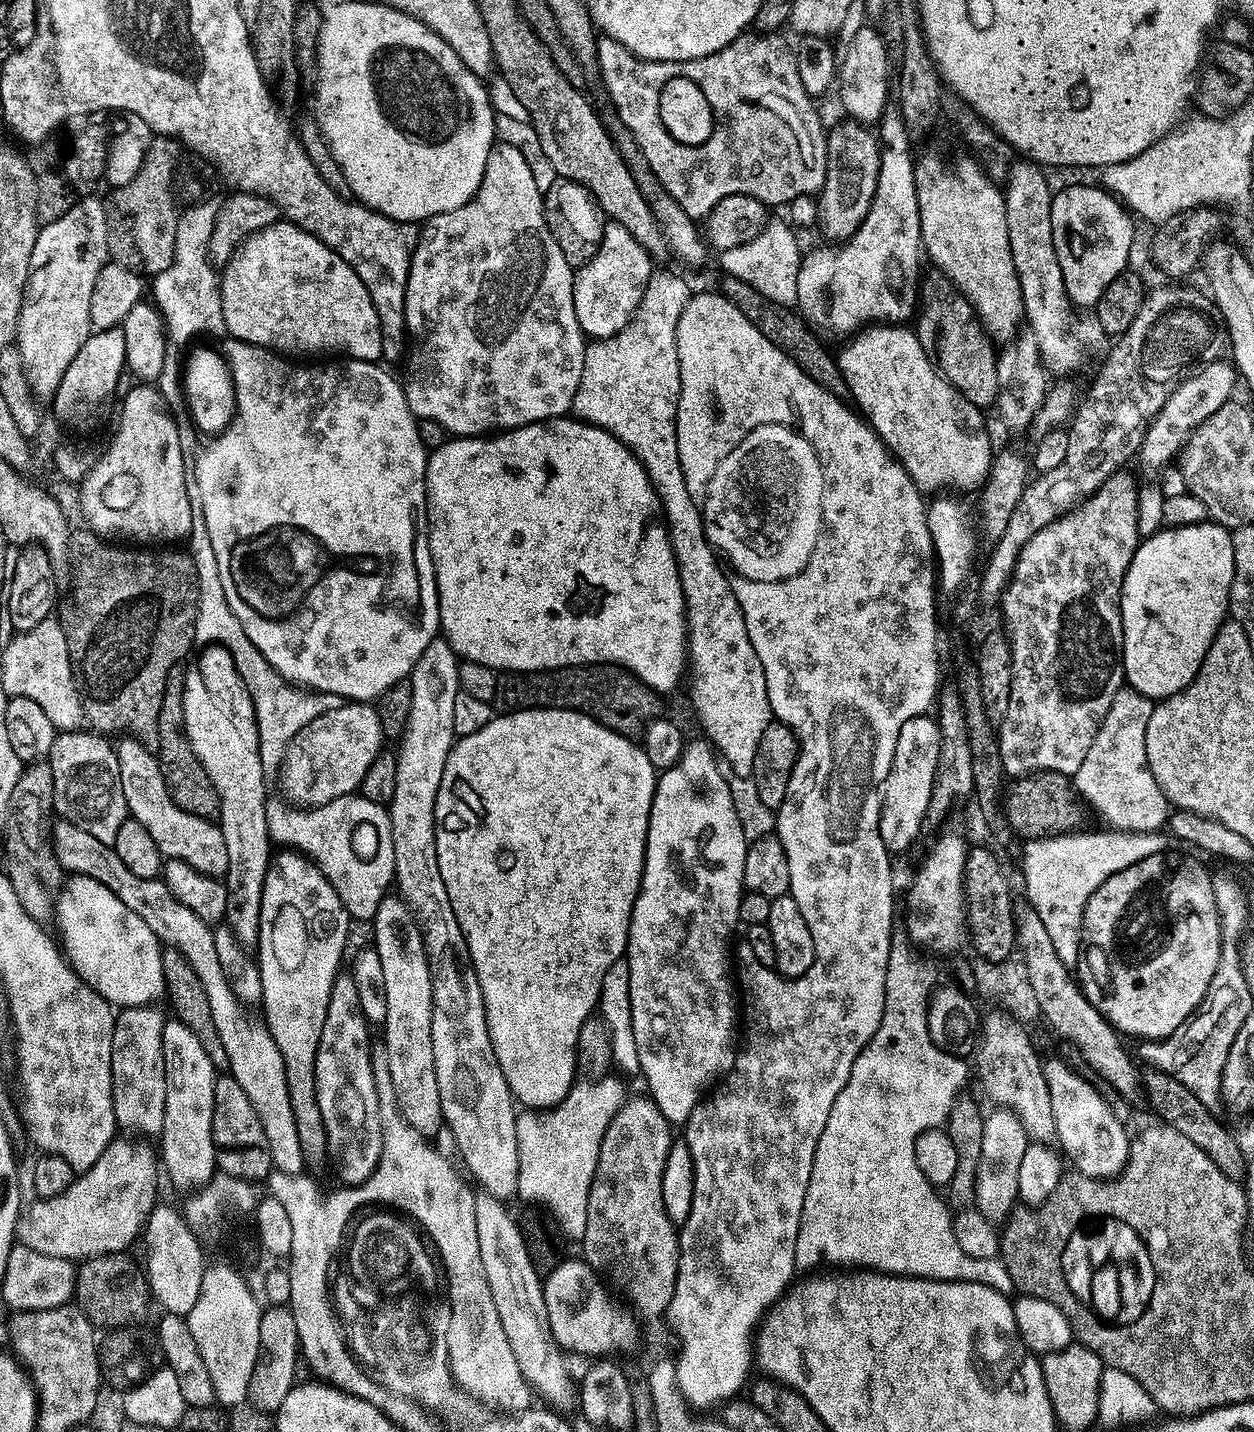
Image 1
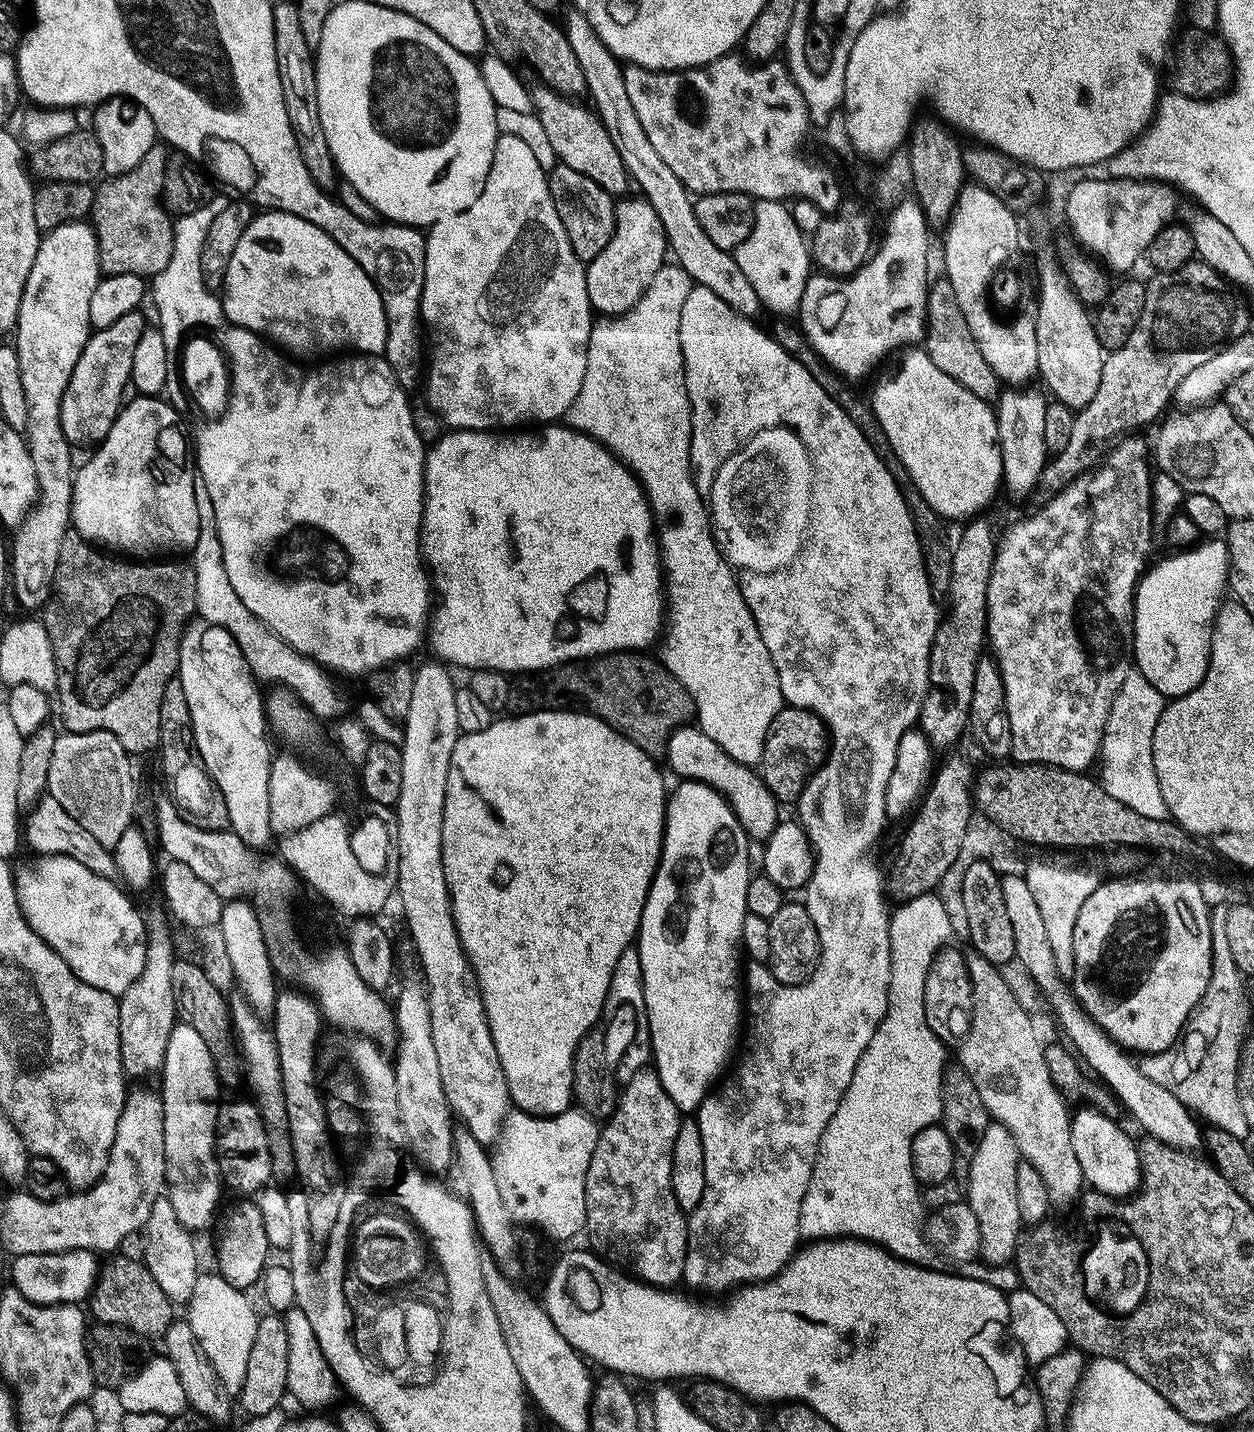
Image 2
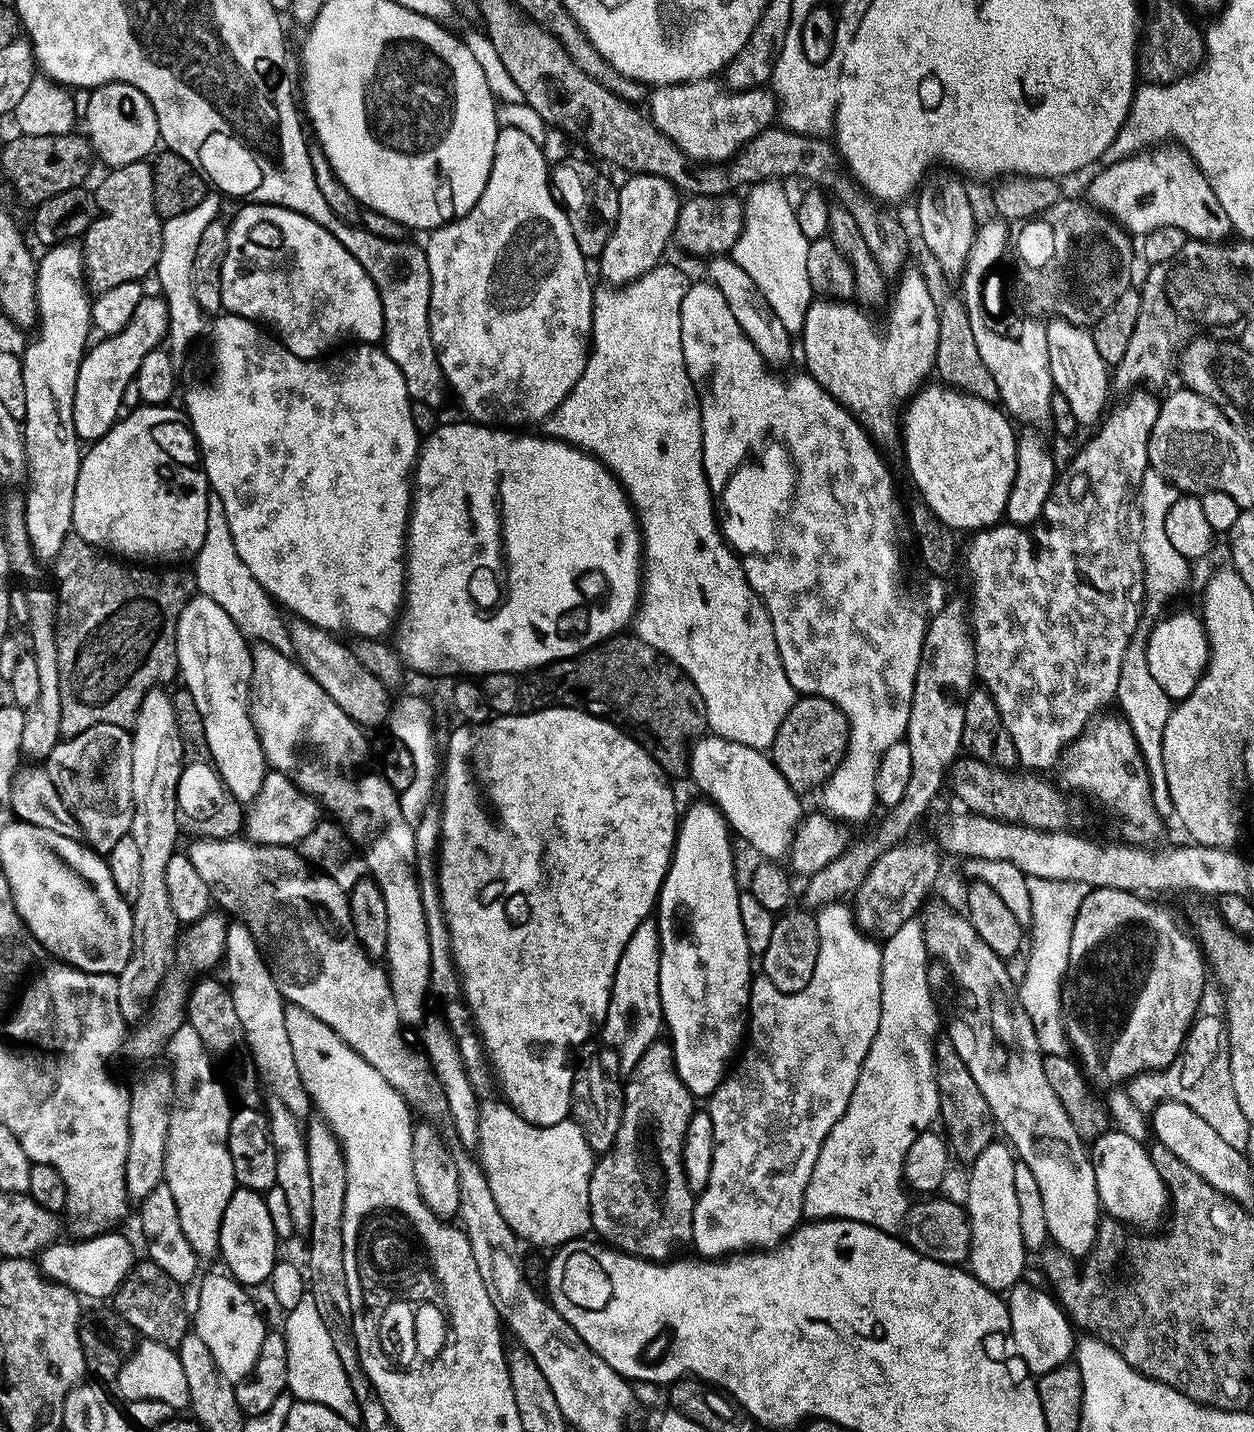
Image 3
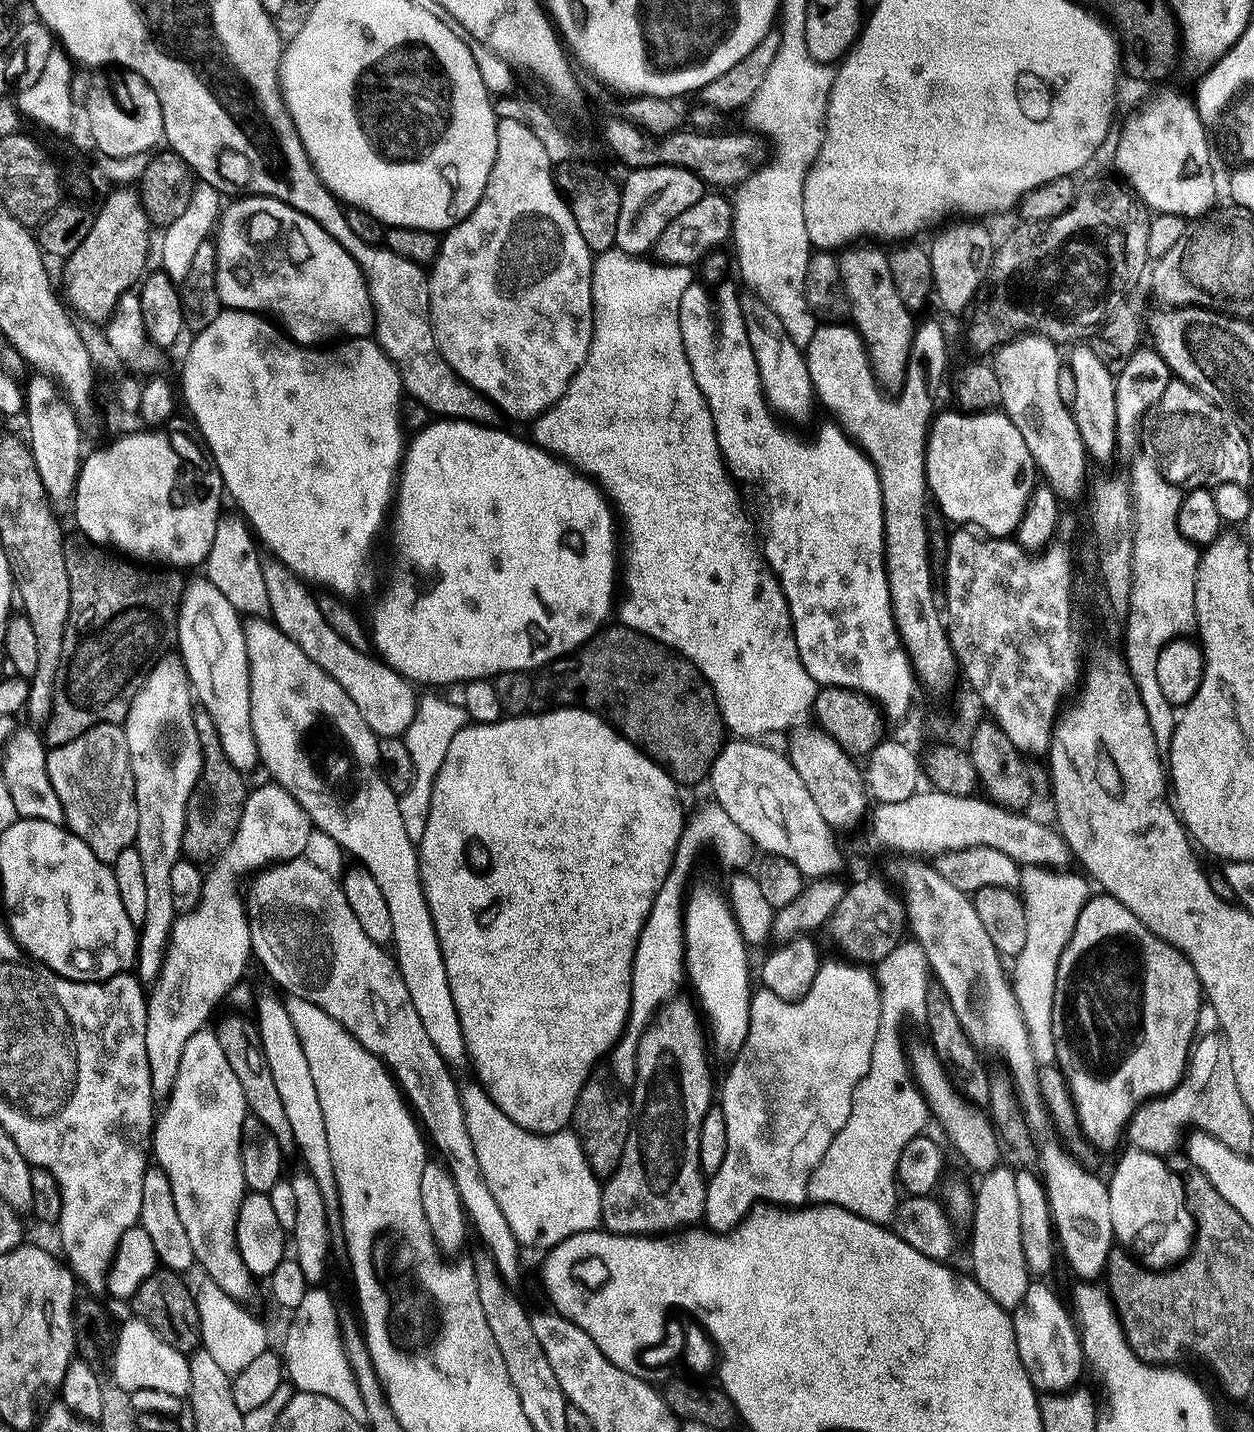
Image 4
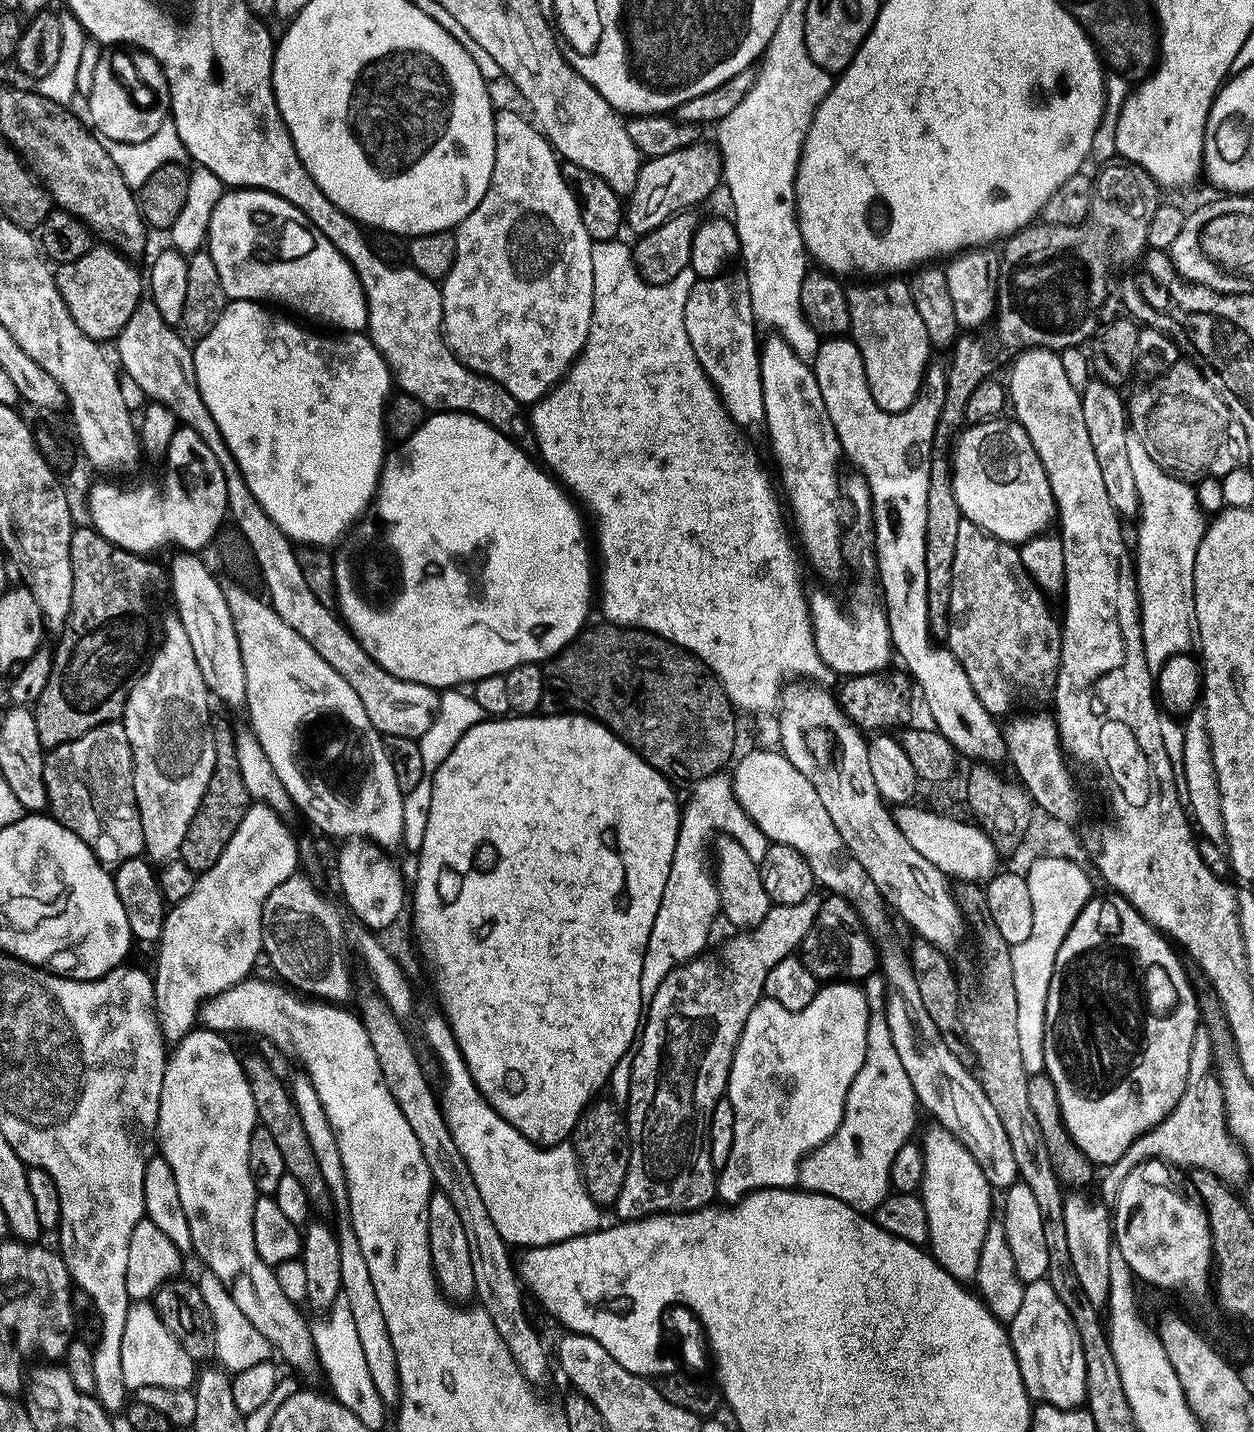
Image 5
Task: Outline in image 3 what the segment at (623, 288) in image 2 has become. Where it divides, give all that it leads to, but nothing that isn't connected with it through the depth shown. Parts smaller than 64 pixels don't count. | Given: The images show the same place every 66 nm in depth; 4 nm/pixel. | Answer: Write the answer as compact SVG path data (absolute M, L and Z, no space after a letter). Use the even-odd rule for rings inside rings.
M633 175L625 180L620 188L618 226L598 261L601 274L612 286L632 284L659 268L668 243L673 243L682 207L681 189L661 176Z

